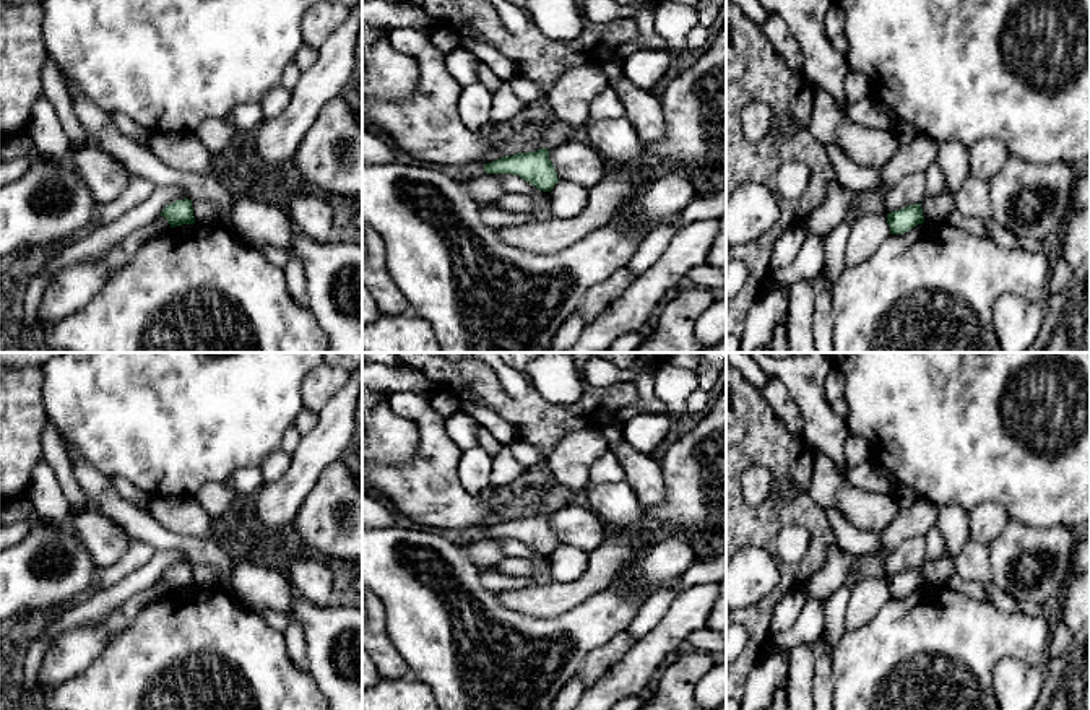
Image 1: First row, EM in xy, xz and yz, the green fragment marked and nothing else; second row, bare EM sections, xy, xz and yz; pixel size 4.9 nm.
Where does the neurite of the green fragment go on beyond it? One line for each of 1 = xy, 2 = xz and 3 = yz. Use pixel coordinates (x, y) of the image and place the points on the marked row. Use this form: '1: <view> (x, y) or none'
1: none
2: none
3: none

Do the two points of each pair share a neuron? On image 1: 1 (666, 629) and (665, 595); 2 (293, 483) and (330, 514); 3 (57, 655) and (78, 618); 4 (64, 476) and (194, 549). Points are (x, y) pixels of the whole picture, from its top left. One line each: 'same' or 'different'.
1: different
2: different
3: different
4: different

